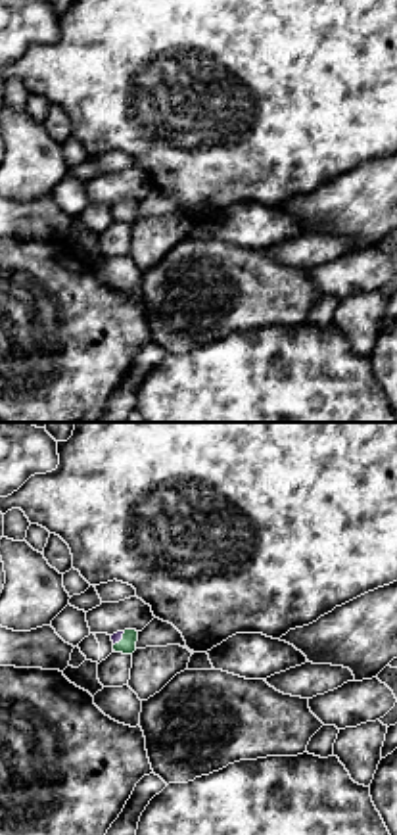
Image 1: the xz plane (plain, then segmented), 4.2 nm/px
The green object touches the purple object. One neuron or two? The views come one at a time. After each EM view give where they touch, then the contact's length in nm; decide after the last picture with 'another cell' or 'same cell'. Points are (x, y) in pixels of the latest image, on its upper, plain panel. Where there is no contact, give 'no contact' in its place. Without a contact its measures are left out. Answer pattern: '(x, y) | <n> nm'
(121, 210) | 80 nm

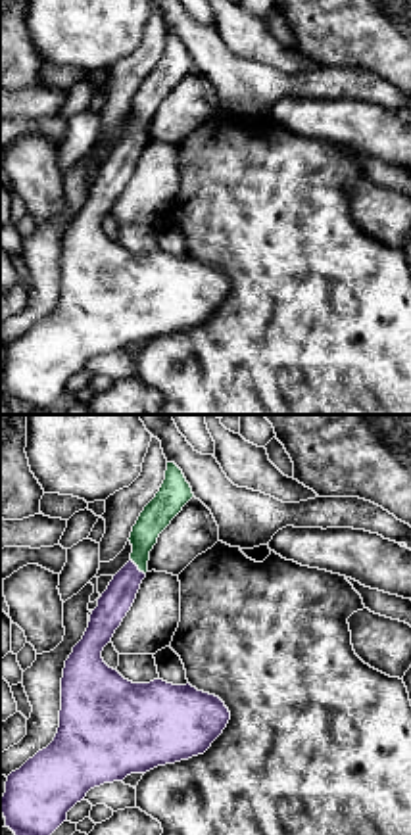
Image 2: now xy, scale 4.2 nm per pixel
(137, 135) | 90 nm

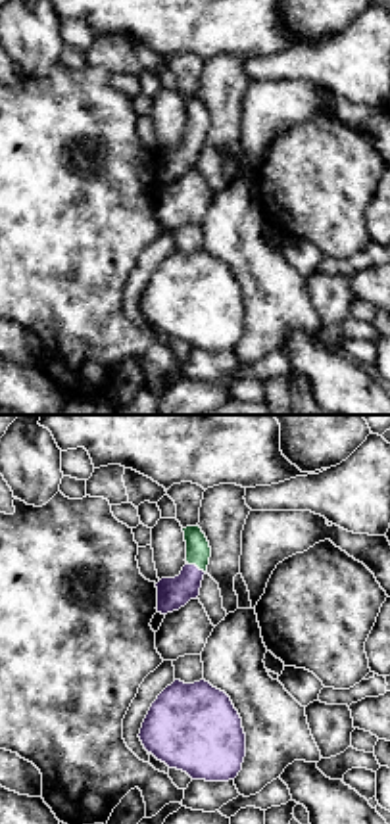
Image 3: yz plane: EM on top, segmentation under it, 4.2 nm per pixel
(196, 135) | 90 nm

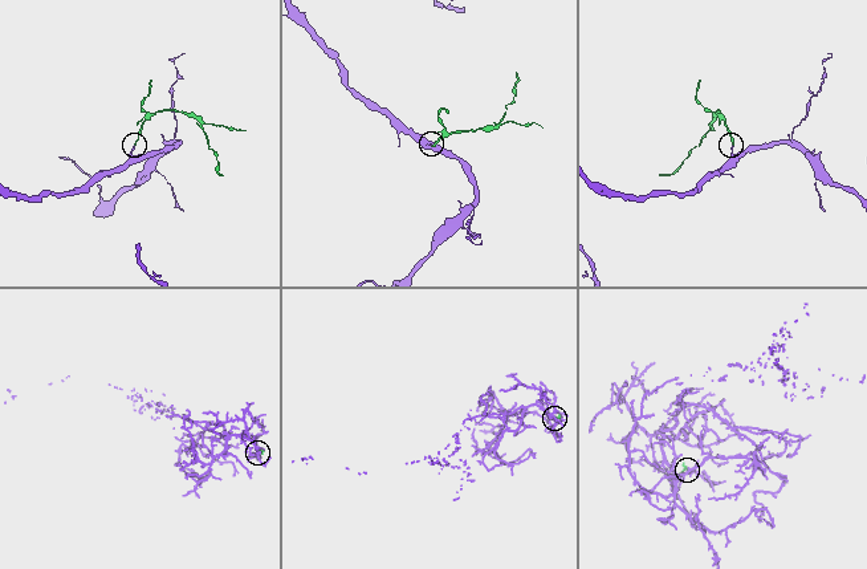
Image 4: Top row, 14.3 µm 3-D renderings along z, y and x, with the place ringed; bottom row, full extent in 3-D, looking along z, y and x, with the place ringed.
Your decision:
same cell

